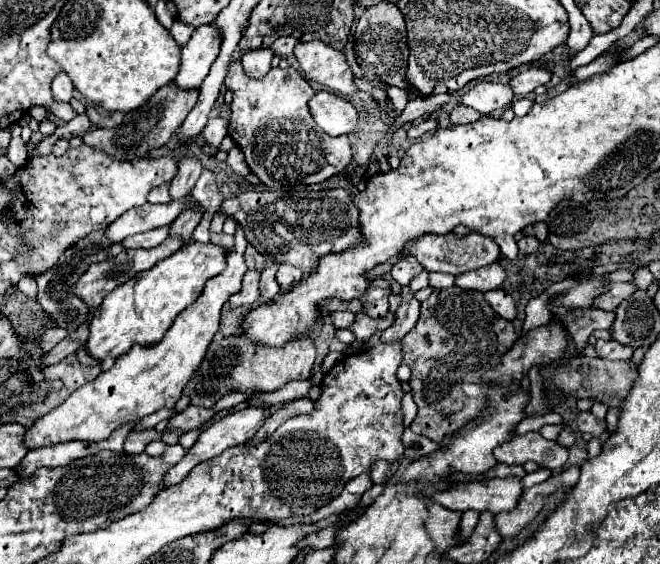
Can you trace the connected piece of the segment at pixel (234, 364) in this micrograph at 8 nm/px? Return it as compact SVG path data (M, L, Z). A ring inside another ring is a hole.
M232 335L208 347L204 361L200 363L198 371L194 371L190 381L186 383L182 395L190 399L190 405L214 409L216 401L224 397L226 391L240 391L240 393L278 391L290 381L308 379L312 375L314 357L316 357L316 349L308 337L302 337L298 341L294 339L292 343L286 343L280 349L272 349L272 347L252 345L242 335Z

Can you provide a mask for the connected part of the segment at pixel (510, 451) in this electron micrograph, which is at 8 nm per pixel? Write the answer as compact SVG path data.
M532 431L532 433L526 433L526 435L516 435L512 441L500 445L494 449L494 457L506 465L524 465L526 461L536 461L540 467L546 467L549 469L560 469L566 459L568 459L568 449L564 449L562 445L558 445L556 441L548 441L544 439L538 431Z

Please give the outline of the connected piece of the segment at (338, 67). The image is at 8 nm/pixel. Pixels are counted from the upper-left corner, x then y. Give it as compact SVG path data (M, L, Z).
M308 41L298 43L294 55L302 71L316 83L332 89L340 95L352 95L358 91L354 73L342 51L336 51L328 43Z

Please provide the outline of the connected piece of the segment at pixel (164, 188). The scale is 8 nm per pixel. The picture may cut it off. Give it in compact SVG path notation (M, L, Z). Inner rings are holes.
M166 183L160 186L160 189L152 189L152 195L148 195L150 203L168 203L172 201L169 193L169 184Z

